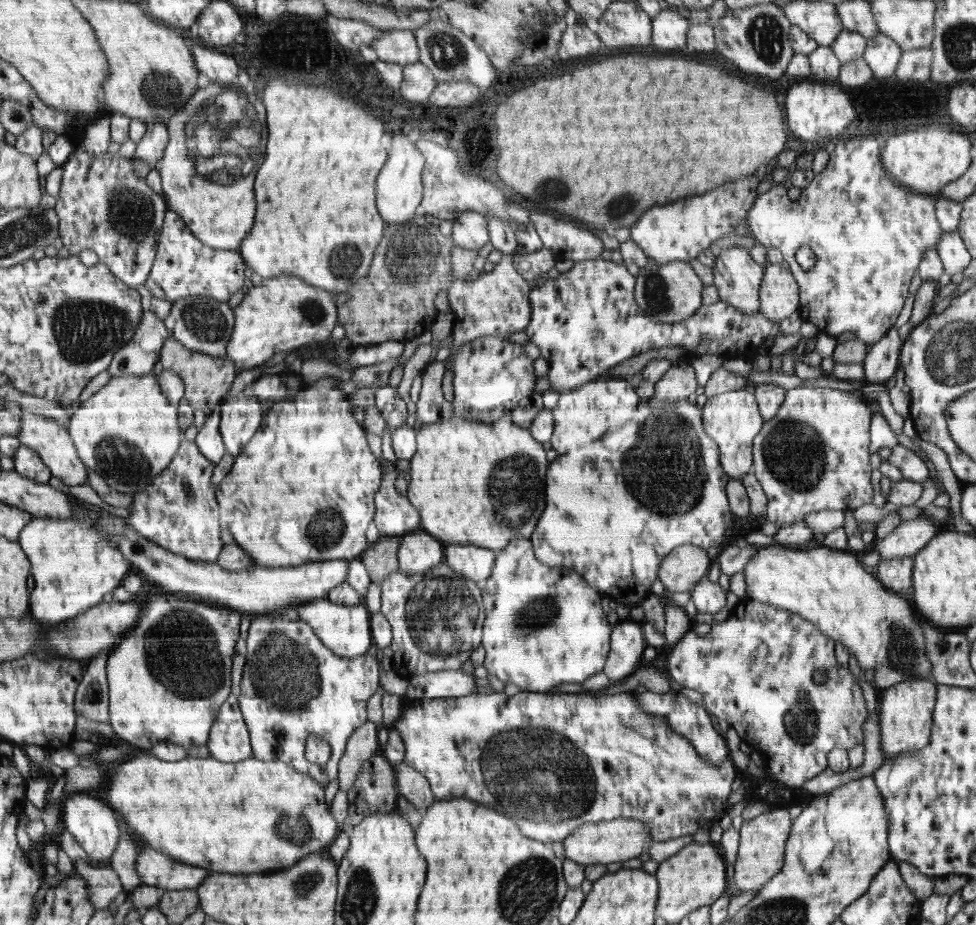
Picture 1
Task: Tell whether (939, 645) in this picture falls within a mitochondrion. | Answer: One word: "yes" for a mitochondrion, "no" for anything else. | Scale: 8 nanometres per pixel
yes

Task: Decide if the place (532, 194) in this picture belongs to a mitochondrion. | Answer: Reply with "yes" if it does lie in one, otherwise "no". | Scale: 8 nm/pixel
yes

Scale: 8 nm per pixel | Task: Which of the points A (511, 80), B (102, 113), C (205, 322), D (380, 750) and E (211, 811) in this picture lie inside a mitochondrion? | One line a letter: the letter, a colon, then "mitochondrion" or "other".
A: other
B: other
C: mitochondrion
D: other
E: other

